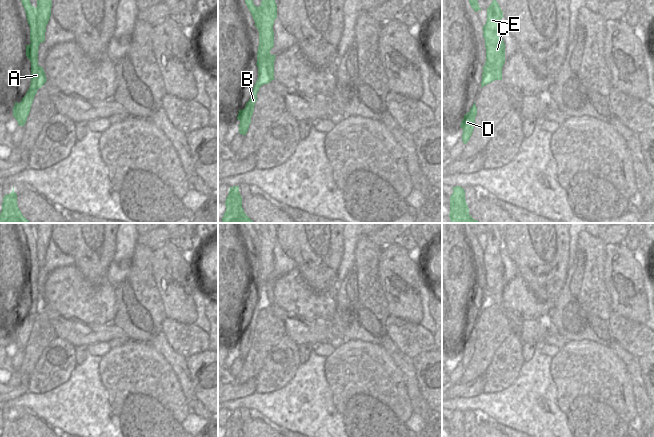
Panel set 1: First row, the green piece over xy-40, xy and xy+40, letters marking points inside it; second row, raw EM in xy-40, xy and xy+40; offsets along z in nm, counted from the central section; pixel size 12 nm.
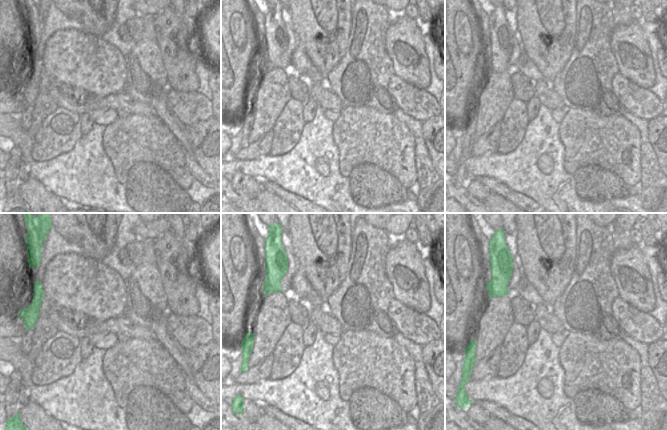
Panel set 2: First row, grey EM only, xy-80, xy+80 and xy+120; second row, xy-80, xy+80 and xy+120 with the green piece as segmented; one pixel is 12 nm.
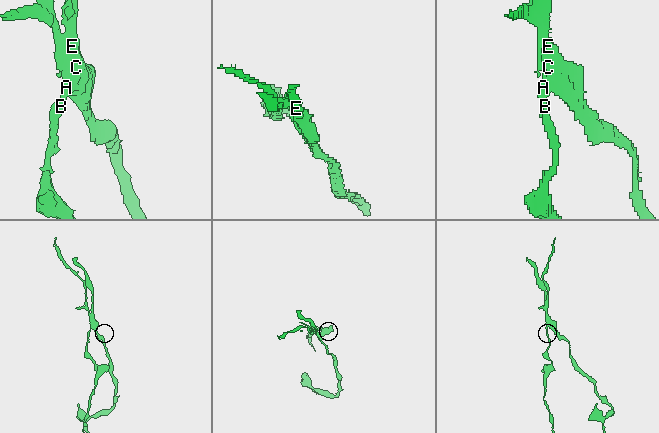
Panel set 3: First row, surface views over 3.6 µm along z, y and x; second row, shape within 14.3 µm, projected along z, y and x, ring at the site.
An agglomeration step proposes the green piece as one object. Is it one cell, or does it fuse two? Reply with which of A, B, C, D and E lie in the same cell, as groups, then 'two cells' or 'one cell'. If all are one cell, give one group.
groups A B D / C E; two cells

